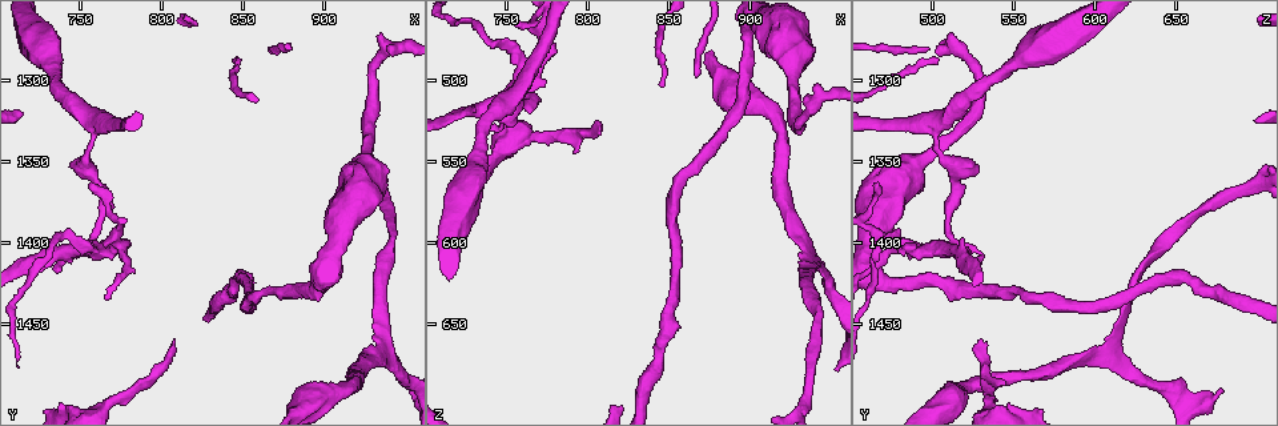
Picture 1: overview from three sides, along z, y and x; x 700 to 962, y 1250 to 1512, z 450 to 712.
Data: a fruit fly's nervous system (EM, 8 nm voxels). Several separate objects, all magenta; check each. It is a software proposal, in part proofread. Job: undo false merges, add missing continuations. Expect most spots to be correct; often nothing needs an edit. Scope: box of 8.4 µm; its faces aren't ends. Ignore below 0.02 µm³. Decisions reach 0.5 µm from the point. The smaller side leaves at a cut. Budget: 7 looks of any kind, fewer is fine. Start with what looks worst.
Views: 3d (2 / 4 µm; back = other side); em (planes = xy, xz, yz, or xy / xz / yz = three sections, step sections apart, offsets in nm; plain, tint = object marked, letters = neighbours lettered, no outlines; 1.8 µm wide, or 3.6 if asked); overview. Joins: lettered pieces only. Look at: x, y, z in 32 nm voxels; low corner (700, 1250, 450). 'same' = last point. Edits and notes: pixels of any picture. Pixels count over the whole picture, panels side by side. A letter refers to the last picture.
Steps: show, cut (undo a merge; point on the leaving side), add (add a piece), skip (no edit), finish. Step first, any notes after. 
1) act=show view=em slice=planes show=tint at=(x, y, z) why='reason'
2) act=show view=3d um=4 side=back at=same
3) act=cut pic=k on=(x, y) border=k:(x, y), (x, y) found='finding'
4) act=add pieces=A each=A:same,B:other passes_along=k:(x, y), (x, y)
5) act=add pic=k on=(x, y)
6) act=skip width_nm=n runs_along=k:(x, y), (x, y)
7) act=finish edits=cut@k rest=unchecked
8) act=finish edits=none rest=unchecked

act=show view=3d um=4 side=back at=(758, 1398, 508) why='four-way junction'

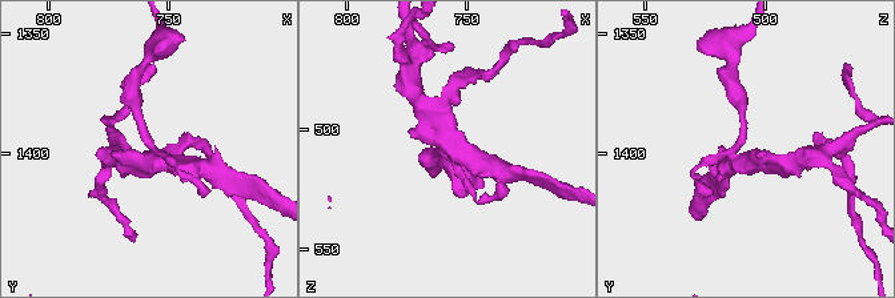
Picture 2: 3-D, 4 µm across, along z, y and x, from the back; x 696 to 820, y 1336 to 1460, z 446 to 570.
act=show view=em slice=xz step=4 show=tint at=(758, 1400, 508) why='now the EM'

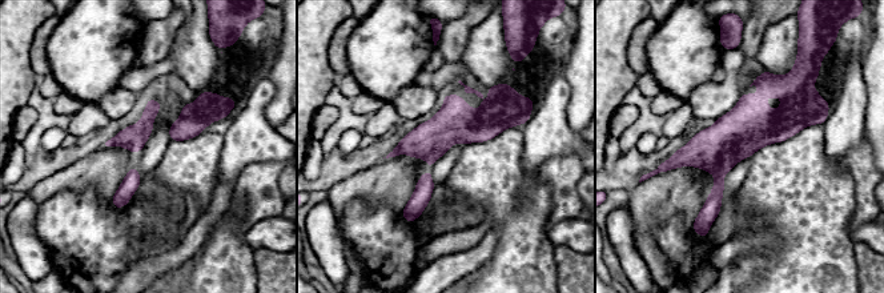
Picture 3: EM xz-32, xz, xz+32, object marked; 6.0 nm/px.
act=show view=em slice=xz step=4 show=letters at=same why='see the neighbours'

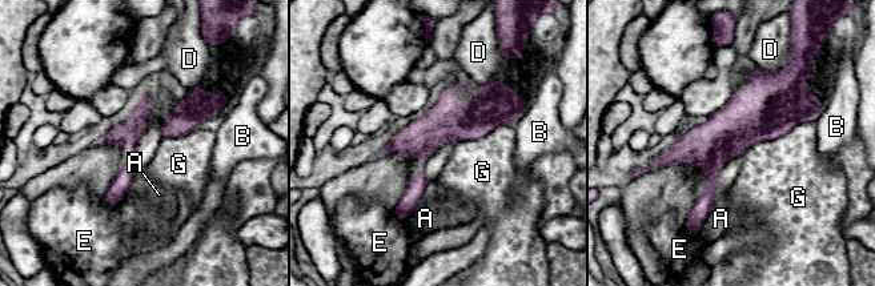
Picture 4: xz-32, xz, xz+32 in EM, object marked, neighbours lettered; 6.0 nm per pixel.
act=cut pic=4 on=(709, 146) width_nm=160 each=A:other,B:other,D:other,E:other,G:other part_leaving=4:(810, 115), (741, 123), (659, 164) found='a second cell is stuck on'

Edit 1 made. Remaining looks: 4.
act=show view=overview

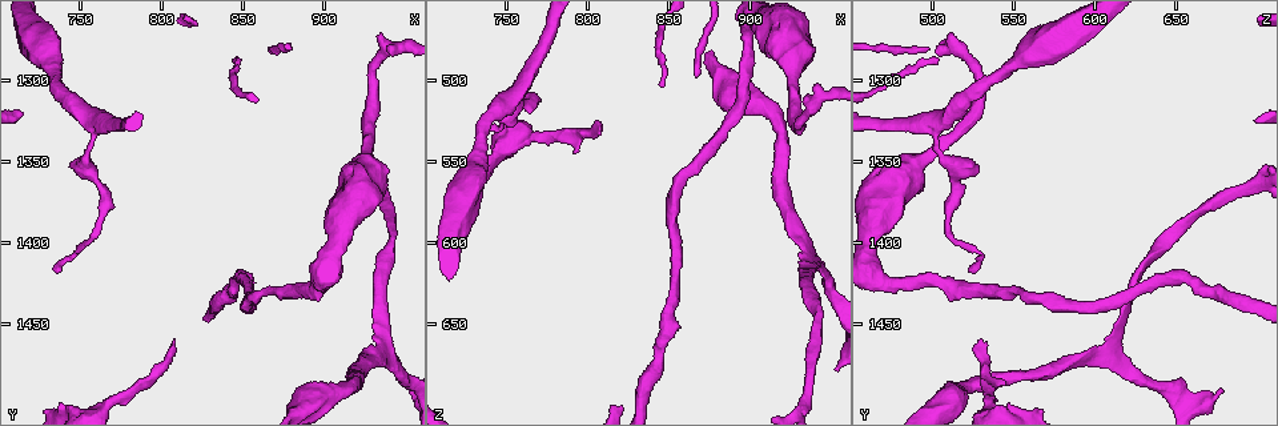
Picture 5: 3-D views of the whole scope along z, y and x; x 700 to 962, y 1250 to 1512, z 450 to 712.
act=show view=3d um=4 at=(760, 1326, 502) why='three-way junction'

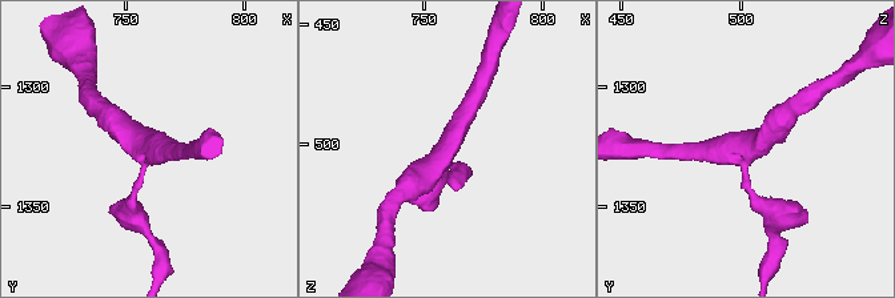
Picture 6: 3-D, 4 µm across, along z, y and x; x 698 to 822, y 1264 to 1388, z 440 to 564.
act=show view=em slice=yz step=4 show=tint at=(757, 1327, 503) arms=3 why='now the EM'

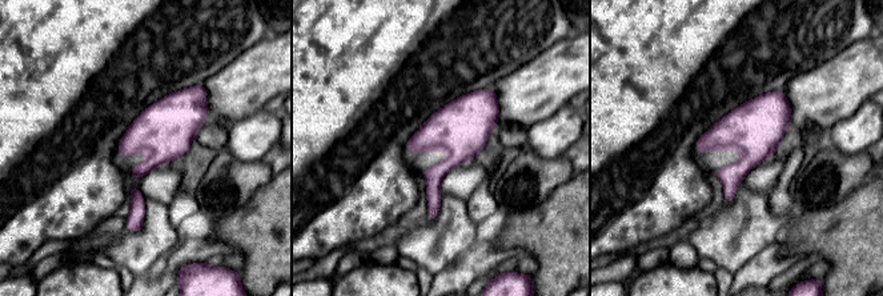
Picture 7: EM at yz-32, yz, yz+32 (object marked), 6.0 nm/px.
act=show view=em slice=planes show=letters at=same

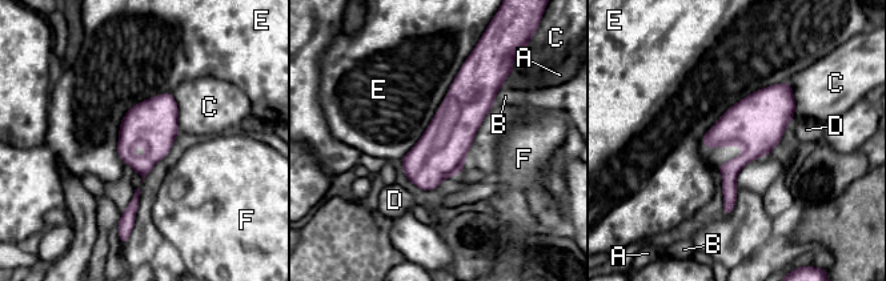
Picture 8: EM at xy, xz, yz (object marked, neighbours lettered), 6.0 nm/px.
act=skip each=A:other,B:other,C:other,D:other,E:other,F:other border=8:(469, 55), (424, 133), (400, 159) found='continuous, no second cell'

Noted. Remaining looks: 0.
act=finish edits=cut@4 rest=unchecked

